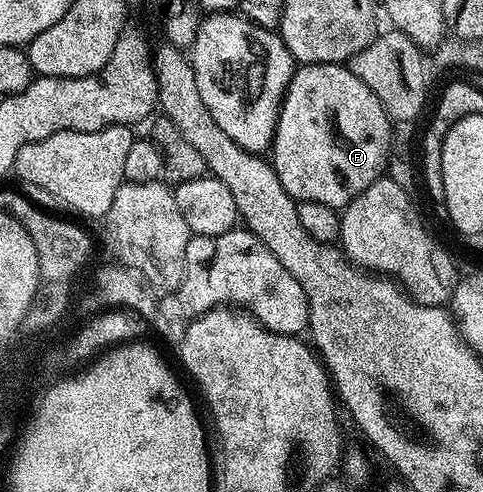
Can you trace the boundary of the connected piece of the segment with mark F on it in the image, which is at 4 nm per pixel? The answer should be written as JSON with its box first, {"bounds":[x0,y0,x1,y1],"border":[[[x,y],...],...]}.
{"bounds":[270,64,393,211],"border":[[[347,64],[300,65],[293,72],[288,89],[285,90],[284,98],[280,102],[280,117],[276,120],[276,133],[272,136],[272,144],[270,146],[272,170],[278,175],[278,179],[282,183],[284,190],[296,202],[326,203],[326,207],[334,207],[337,211],[340,211],[343,210],[344,206],[349,205],[358,195],[362,195],[362,191],[366,191],[366,187],[370,187],[380,180],[388,164],[388,151],[392,147],[393,136],[393,122],[390,120],[388,112],[382,107],[382,103],[378,103],[378,95],[374,95],[374,91],[370,91],[370,87],[366,87],[366,83],[362,83],[362,79],[358,79],[358,75],[350,72]]]}

